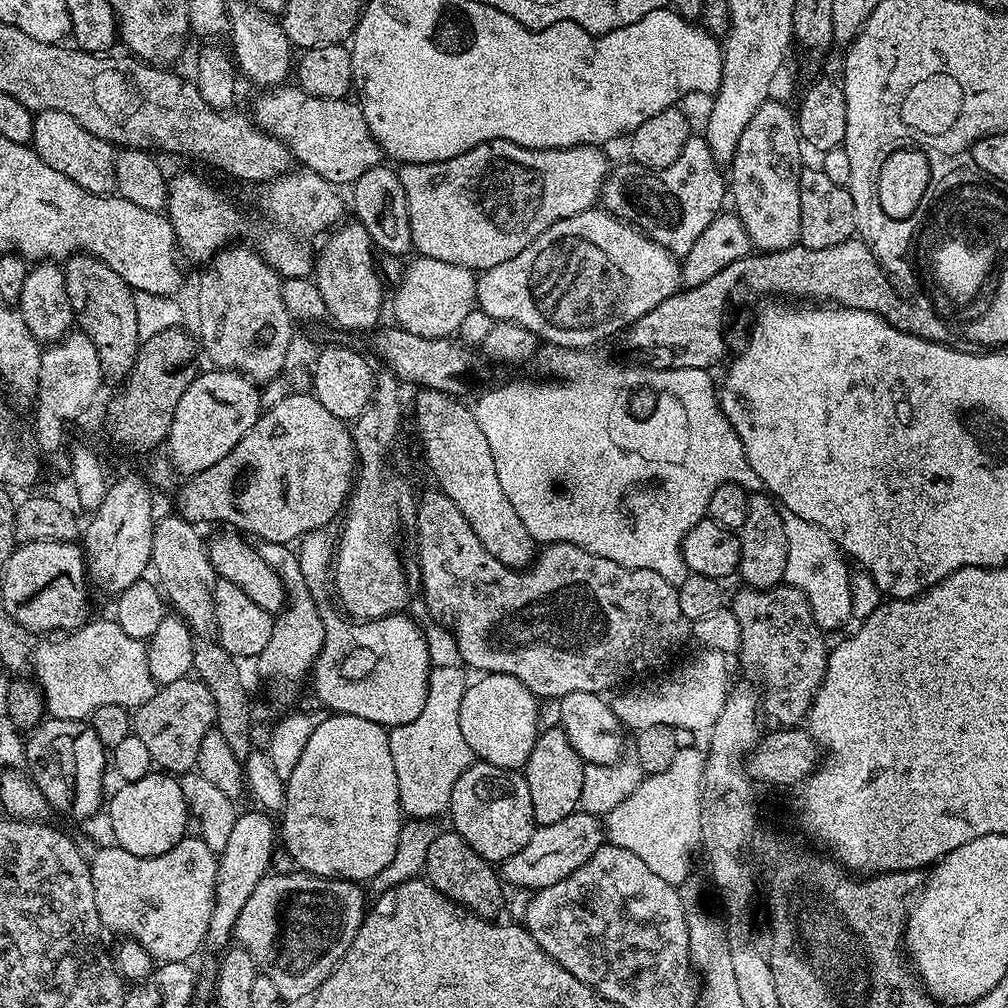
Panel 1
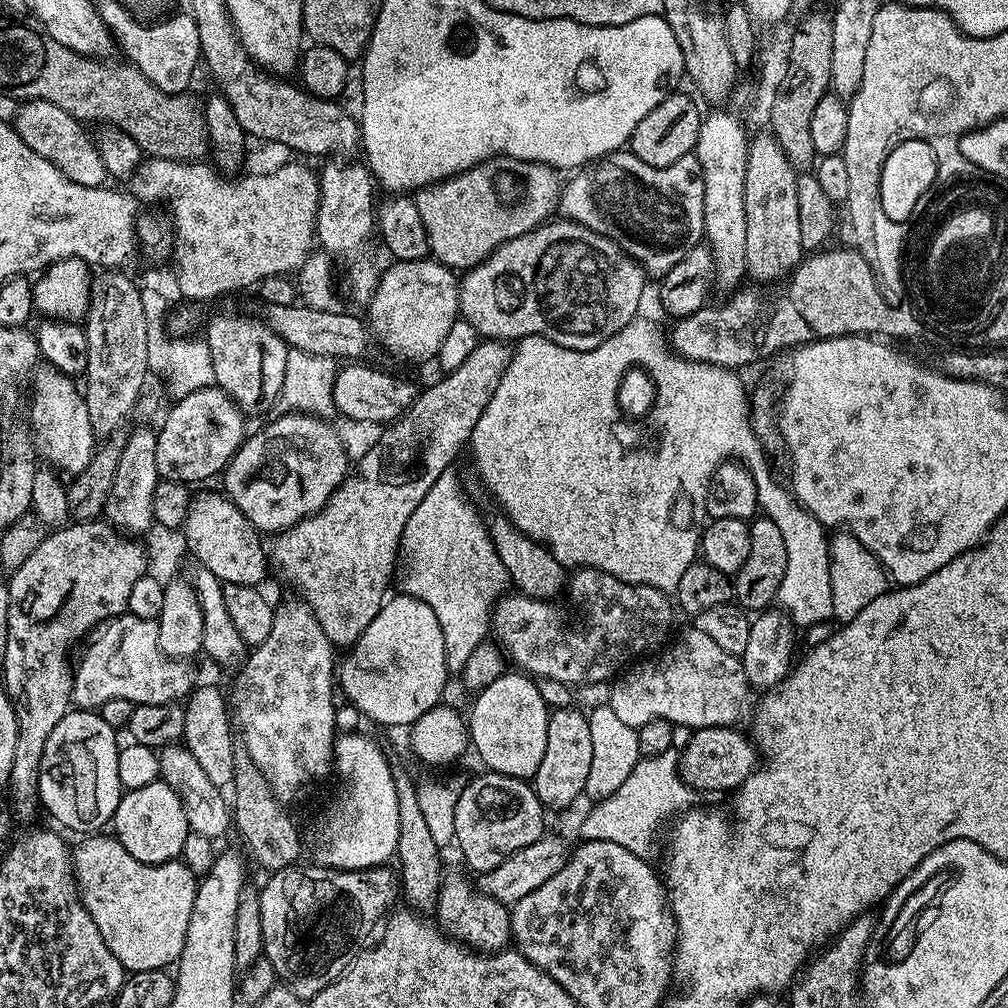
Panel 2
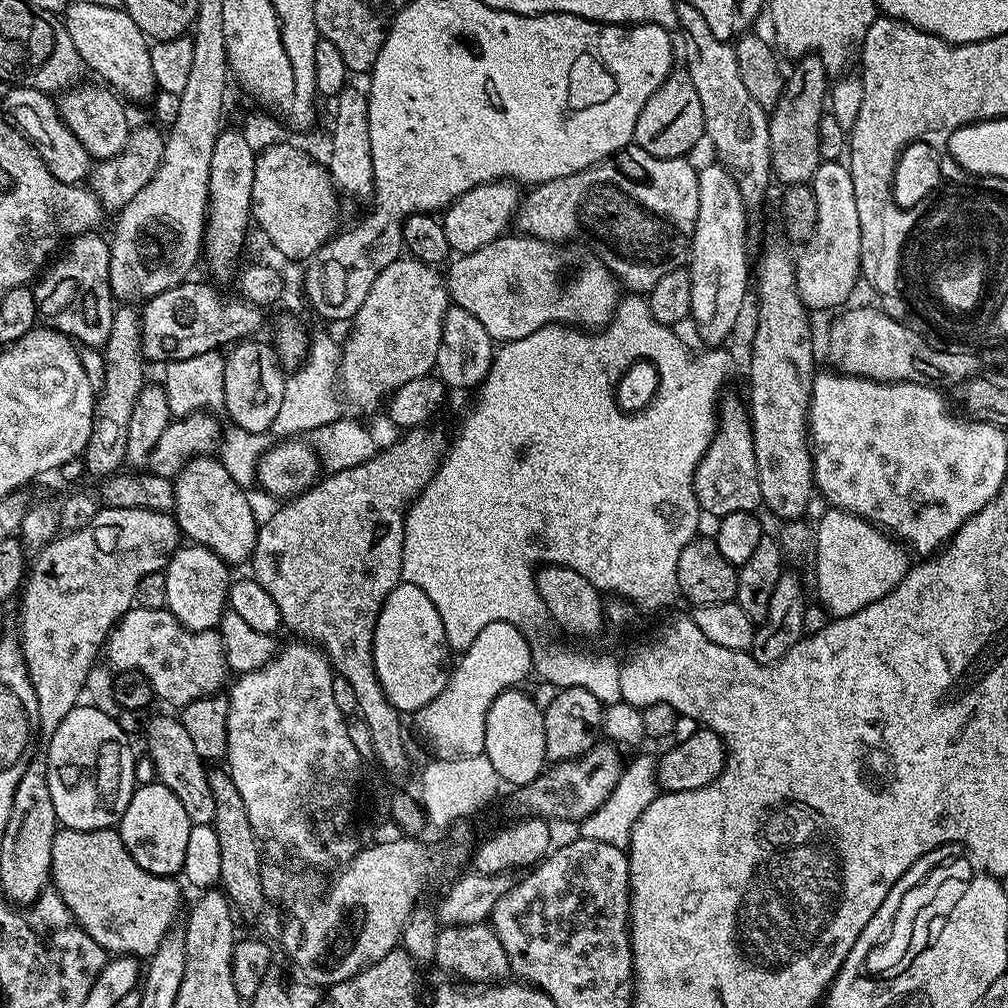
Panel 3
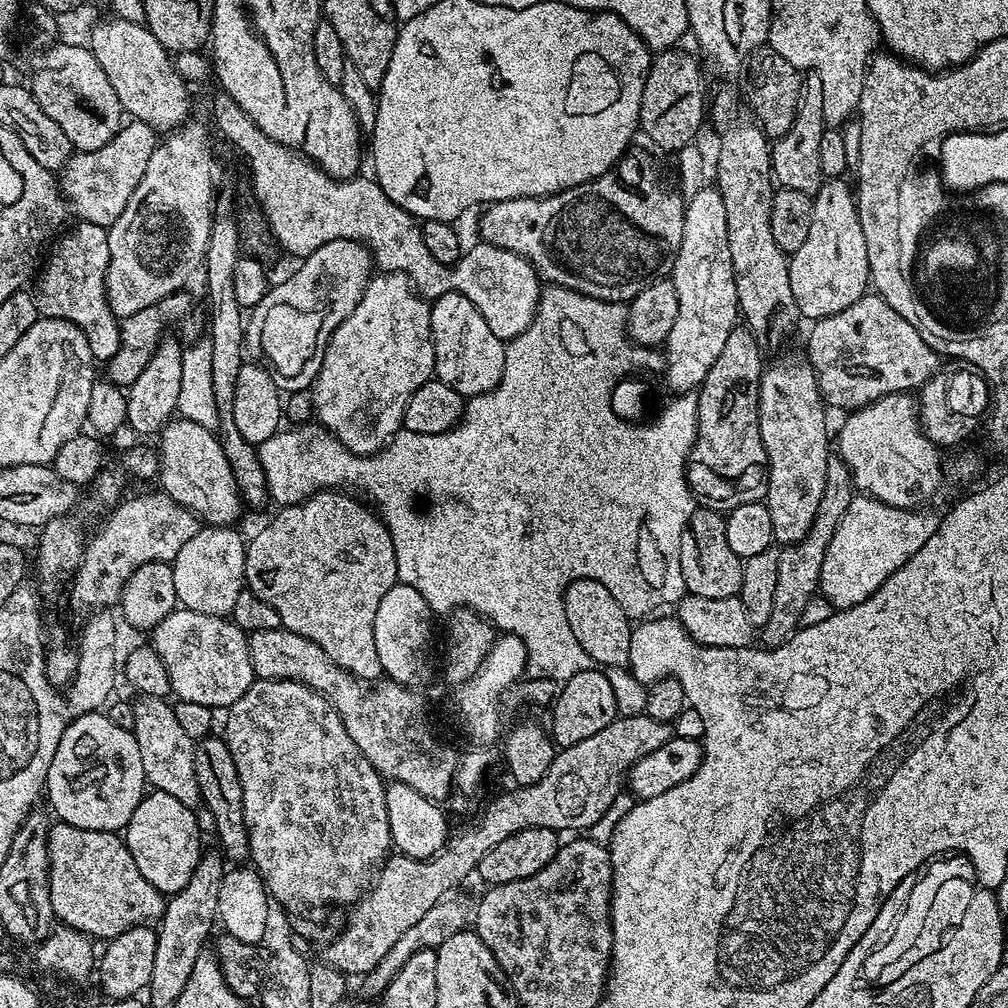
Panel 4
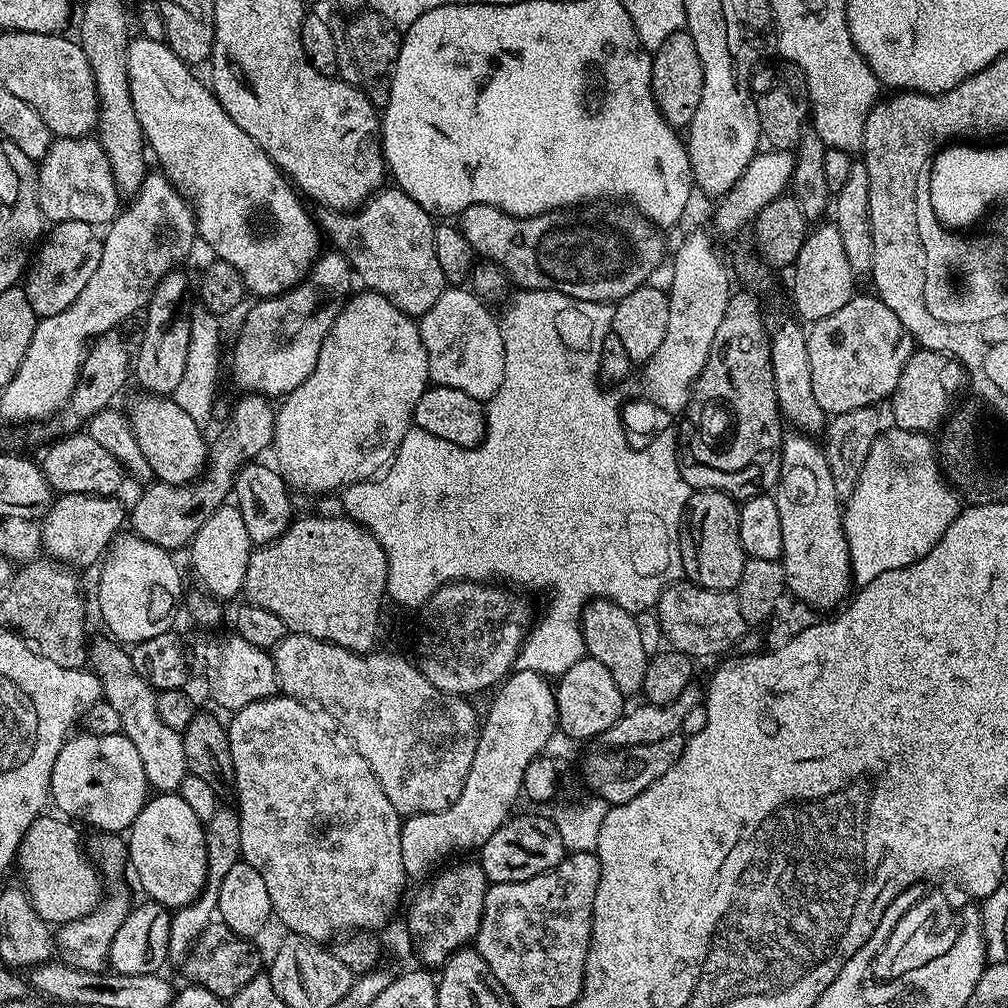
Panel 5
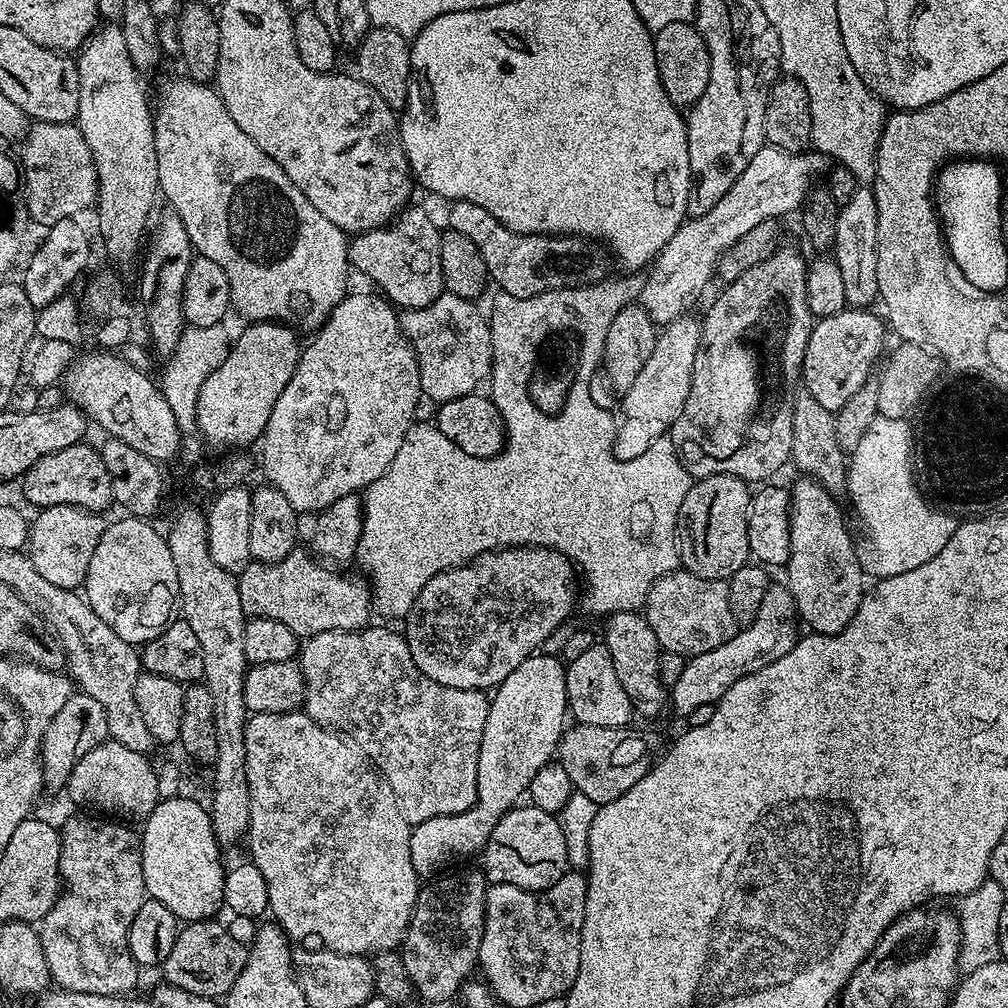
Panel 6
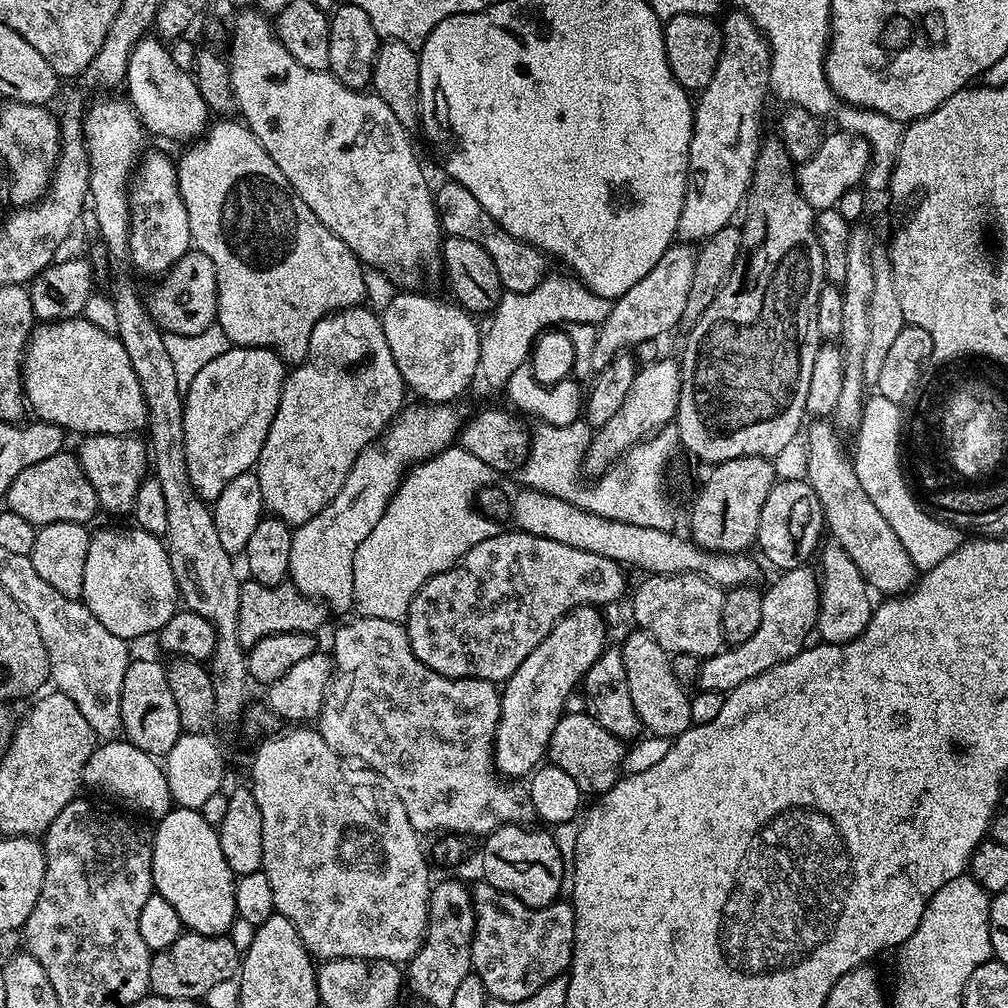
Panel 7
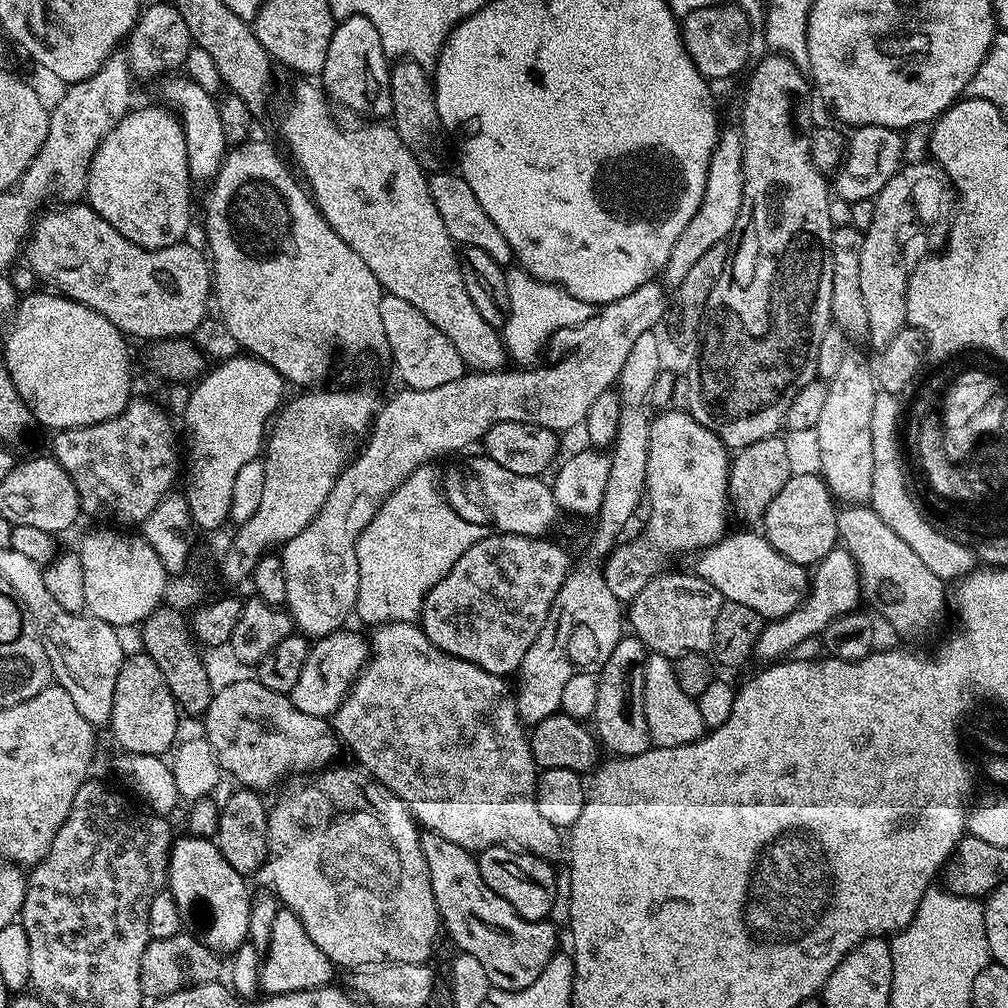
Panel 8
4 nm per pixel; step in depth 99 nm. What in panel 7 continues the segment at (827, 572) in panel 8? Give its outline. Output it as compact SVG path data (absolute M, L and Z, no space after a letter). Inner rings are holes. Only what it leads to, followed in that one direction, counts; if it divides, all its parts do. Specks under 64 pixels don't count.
M801 566L781 571L770 588L762 592L762 622L746 642L725 647L716 656L701 663L698 688L701 692L733 692L738 685L794 658L804 648L806 633L816 627L816 612L820 609L820 586L815 571Z

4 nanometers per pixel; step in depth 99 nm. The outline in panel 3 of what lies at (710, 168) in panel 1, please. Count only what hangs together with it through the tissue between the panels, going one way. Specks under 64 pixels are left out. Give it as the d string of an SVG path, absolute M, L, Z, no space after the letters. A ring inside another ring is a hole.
M633 147L631 150L621 150L611 158L601 160L600 163L592 165L591 168L575 172L569 176L562 178L554 178L548 180L545 184L535 185L531 189L532 192L523 197L520 207L516 210L514 224L523 235L536 236L539 240L551 240L553 242L584 242L587 236L592 236L591 247L595 249L601 260L604 261L609 270L617 281L622 282L623 287L632 294L647 294L652 291L652 287L658 282L658 278L662 278L666 274L670 274L670 270L681 267L685 263L686 257L689 255L692 239L694 238L694 226L698 222L698 168L697 165L691 164L691 159L679 156L678 158L658 158L651 156L646 150Z

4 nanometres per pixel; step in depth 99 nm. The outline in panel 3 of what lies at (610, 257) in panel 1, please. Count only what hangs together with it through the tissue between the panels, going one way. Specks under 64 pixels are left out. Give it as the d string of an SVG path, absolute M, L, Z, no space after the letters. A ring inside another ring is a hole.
M512 235L499 236L478 250L457 255L456 261L453 259L447 265L449 297L486 326L486 334L490 334L493 342L526 338L526 334L534 334L534 330L550 323L579 326L584 330L599 330L612 323L616 306L622 299L622 288L595 251L584 246L557 246L551 240L539 240L536 236Z

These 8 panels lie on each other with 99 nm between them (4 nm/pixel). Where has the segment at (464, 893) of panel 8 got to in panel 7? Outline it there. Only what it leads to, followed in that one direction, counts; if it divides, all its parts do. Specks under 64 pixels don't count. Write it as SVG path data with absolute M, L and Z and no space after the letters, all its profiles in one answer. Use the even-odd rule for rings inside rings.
M487 882L479 883L470 888L476 912L471 971L482 978L491 999L522 1002L571 969L576 915L568 902L528 908Z

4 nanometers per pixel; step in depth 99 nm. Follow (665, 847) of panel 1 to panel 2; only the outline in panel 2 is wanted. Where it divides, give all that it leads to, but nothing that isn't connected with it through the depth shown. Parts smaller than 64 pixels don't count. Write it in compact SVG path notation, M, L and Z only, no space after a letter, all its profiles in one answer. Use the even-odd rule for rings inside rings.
M670 747L662 754L641 758L614 794L591 805L593 808L580 824L581 837L584 840L615 842L617 846L626 846L626 850L648 858L651 857L652 835L656 827L667 816L675 817L687 812L697 803L696 799L697 793L680 777L680 753Z

